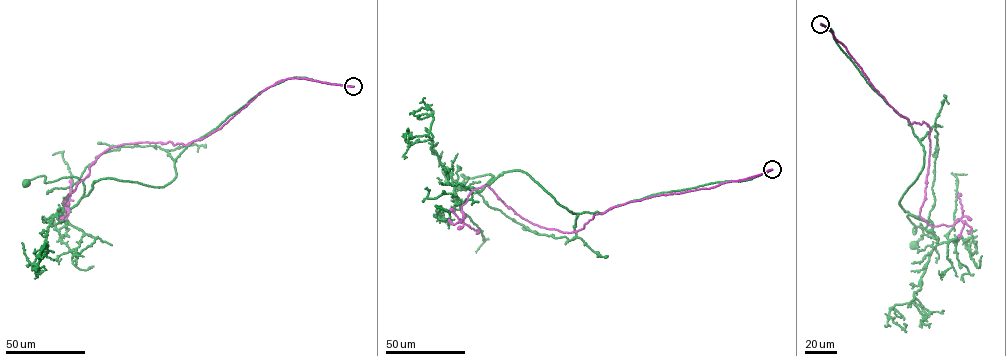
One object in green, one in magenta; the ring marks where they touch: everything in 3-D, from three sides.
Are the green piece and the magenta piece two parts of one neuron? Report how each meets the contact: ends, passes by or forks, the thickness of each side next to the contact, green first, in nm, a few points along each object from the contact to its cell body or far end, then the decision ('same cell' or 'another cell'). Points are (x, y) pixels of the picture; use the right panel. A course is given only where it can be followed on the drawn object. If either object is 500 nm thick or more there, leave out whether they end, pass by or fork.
green ends there; magenta ends there; 200 nm thick on the green side, 200 nm on the other; green runs (820, 24), (923, 147), (921, 172), (899, 204), (924, 221), (907, 215), (913, 233), (923, 230), (915, 245); magenta runs (820, 24), (890, 106), (911, 124), (929, 127), (920, 216), (933, 226), (954, 224), (963, 215), (961, 195); another cell

